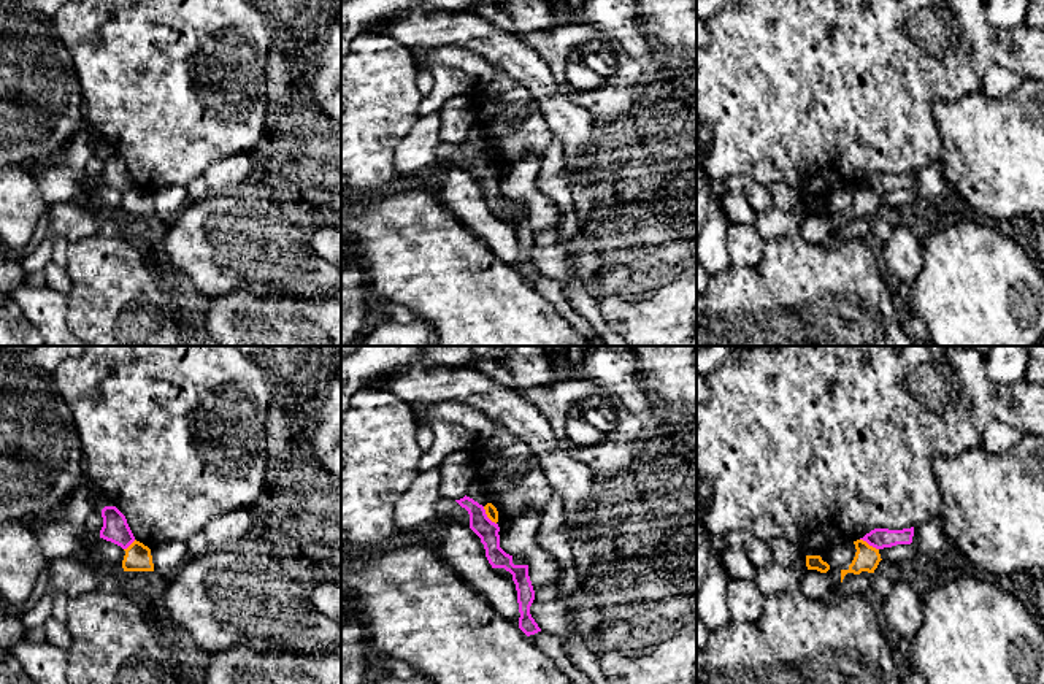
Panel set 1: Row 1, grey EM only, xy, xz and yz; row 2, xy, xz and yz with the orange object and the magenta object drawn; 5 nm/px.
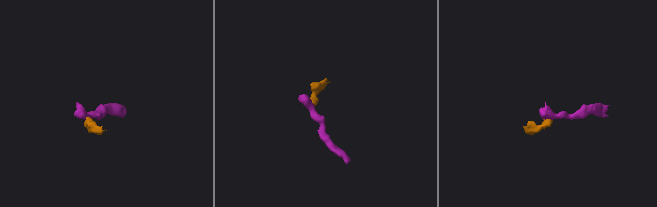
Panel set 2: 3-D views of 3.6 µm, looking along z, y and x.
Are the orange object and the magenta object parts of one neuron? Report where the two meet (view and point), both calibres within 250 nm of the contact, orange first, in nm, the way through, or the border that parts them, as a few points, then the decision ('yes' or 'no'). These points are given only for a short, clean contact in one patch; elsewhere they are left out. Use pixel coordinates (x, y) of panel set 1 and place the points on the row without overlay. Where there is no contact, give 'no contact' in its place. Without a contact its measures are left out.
meets orange in xz at (487, 161); 60 nm thick on the orange side, 110 nm on the other; border along xz (483, 151), (484, 157), (495, 169); no

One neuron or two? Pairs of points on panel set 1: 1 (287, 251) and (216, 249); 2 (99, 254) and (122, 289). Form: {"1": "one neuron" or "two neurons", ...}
{"1": "one neuron", "2": "one neuron"}

